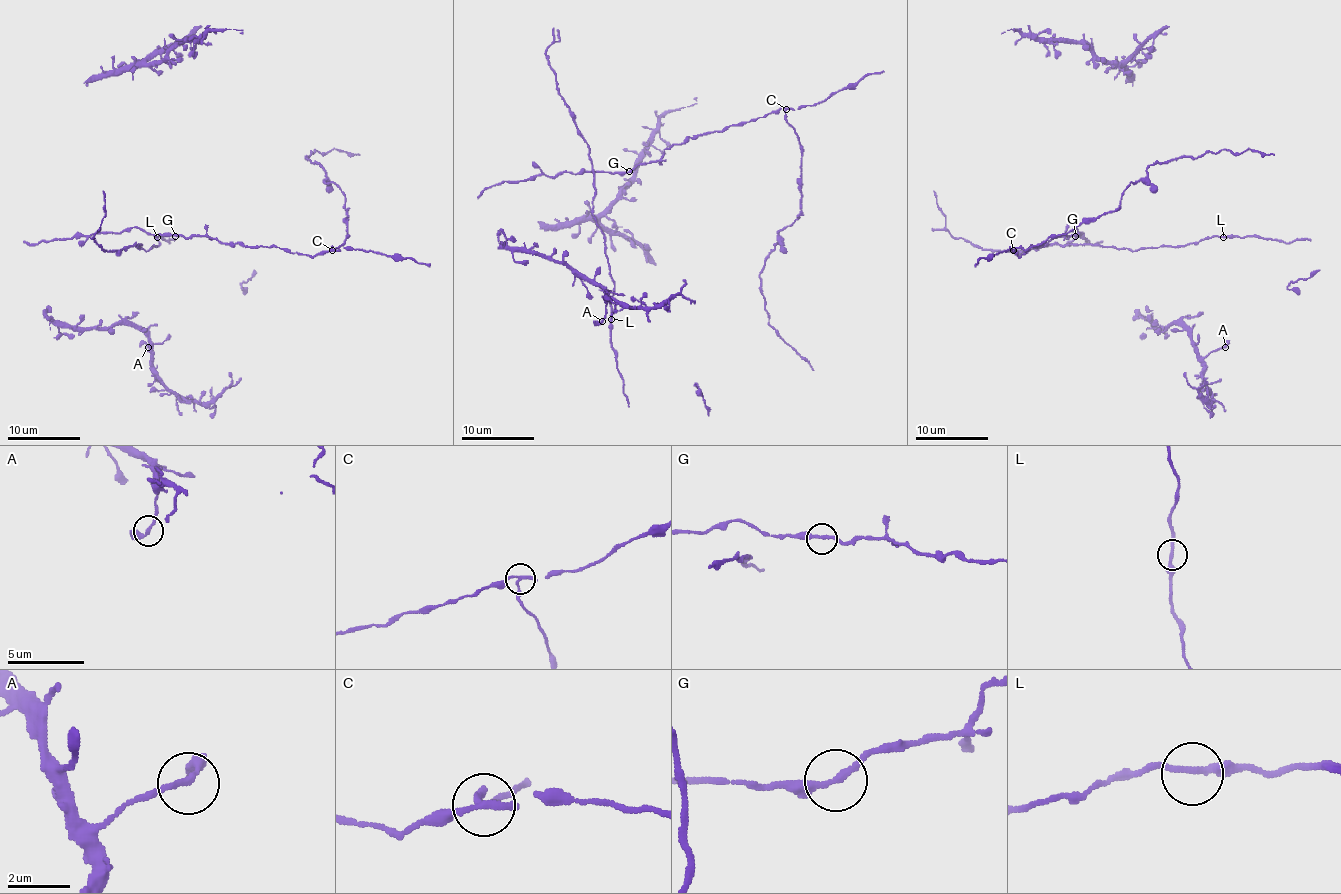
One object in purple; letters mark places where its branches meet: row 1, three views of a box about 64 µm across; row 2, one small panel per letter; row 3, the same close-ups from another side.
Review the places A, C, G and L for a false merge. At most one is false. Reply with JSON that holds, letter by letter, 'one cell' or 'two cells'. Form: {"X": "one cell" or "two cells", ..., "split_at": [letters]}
{"A": "one cell", "C": "two cells", "G": "one cell", "L": "one cell", "split_at": ["C"]}

